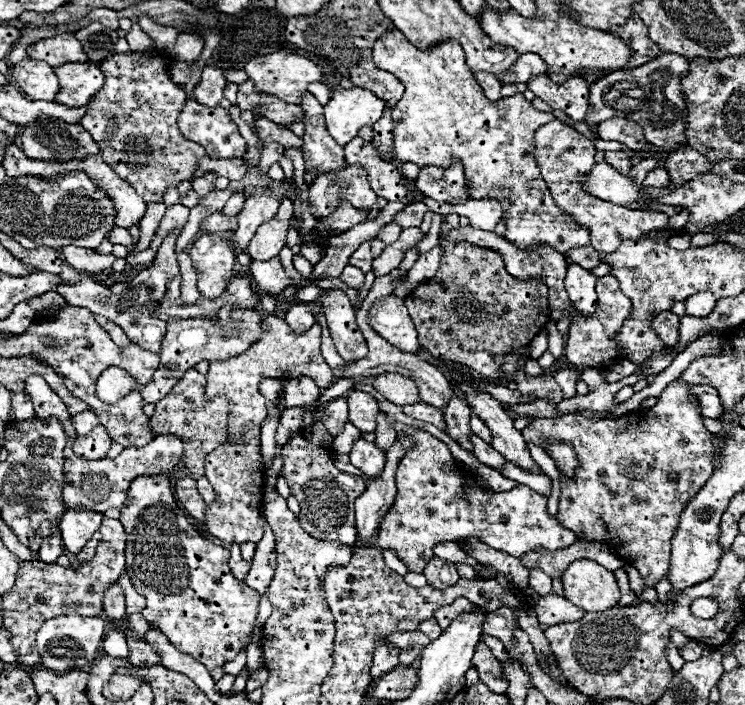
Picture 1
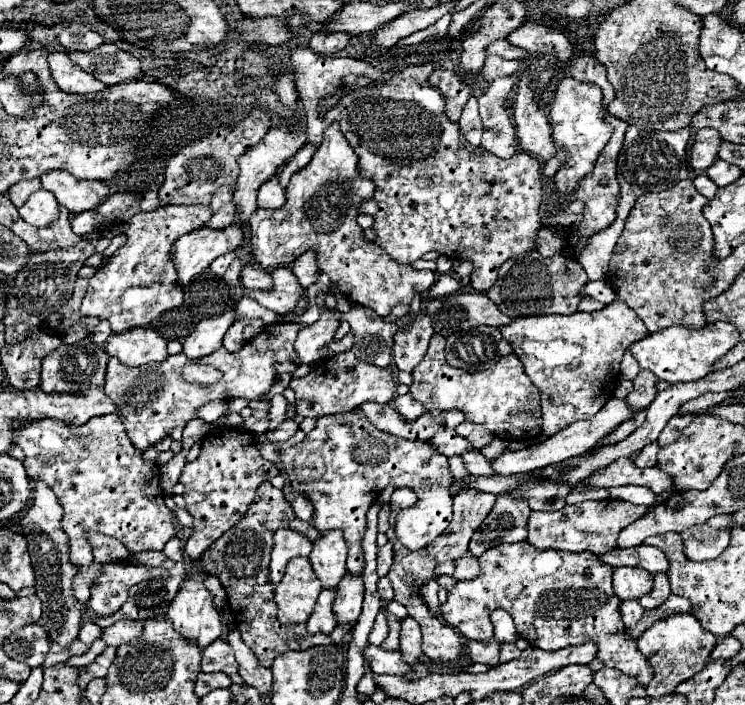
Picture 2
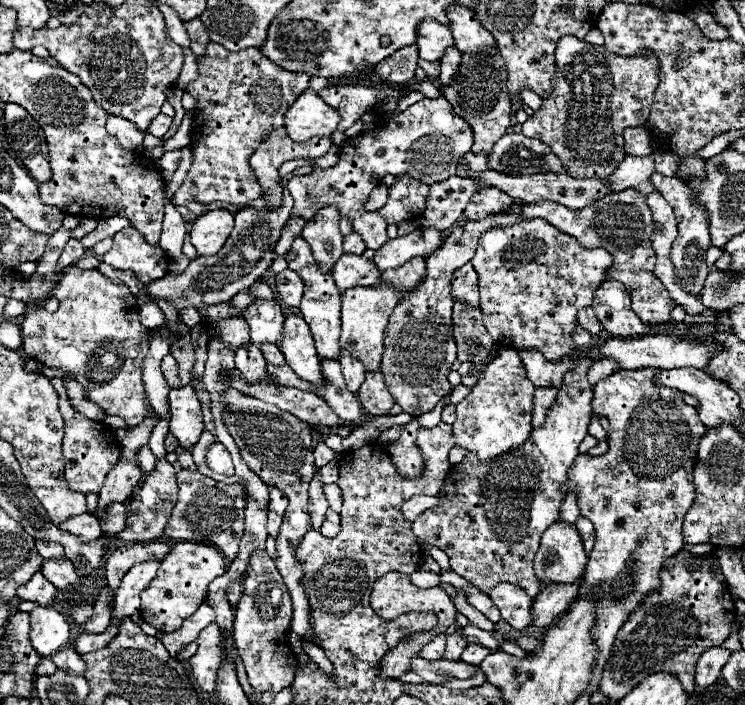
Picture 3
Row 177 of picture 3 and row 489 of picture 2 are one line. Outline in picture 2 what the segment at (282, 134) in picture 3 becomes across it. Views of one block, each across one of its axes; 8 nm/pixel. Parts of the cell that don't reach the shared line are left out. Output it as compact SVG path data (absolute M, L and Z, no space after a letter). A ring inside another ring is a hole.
M268 480L258 486L256 498L250 504L244 518L238 526L230 528L214 546L210 546L200 562L204 570L216 578L220 578L232 612L236 614L236 626L242 634L242 642L256 654L258 662L266 668L272 666L272 660L282 652L290 650L308 650L316 644L332 644L328 636L310 636L304 624L290 624L284 626L276 622L276 604L274 604L274 590L268 588L268 562L272 552L272 538L280 528L290 528L290 522L296 518L290 502L284 498L282 490L274 488ZM250 604L250 606L248 606ZM252 608L252 610L242 610ZM244 618L244 620L240 620Z

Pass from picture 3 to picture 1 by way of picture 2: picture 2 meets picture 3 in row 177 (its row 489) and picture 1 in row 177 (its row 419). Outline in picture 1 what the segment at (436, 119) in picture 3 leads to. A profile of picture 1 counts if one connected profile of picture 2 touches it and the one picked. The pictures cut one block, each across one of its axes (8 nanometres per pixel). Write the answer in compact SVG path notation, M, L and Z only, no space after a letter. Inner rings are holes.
M348 166L338 172L322 174L310 184L310 204L316 218L332 214L342 200L348 200L362 210L376 204L376 194L360 166Z

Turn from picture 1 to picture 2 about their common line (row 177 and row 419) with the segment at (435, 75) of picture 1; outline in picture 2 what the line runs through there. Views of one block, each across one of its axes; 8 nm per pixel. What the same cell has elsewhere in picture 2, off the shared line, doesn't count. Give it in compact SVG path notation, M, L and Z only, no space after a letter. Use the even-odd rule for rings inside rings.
M434 334L422 362L412 370L414 382L410 384L410 394L414 400L422 402L426 410L460 410L468 422L482 424L494 436L502 440L532 440L542 432L540 416L540 392L534 390L530 378L524 372L522 362L510 354L498 360L490 370L464 372L448 366L444 358L444 336Z

